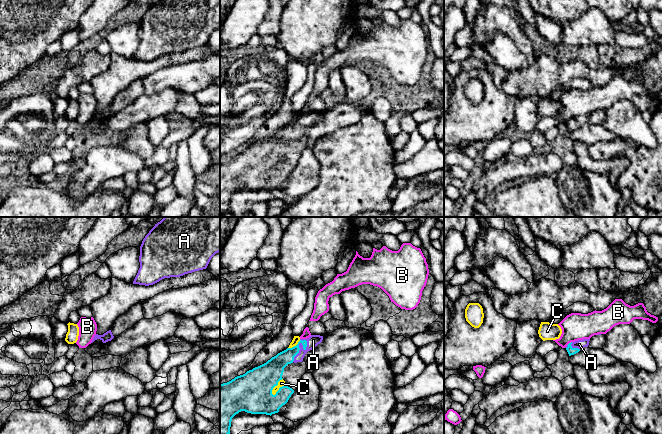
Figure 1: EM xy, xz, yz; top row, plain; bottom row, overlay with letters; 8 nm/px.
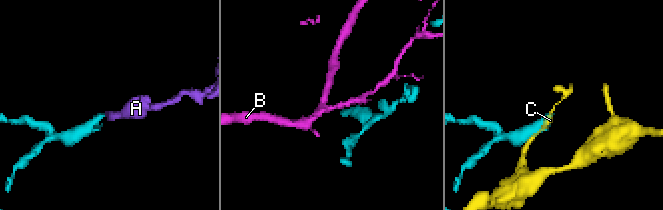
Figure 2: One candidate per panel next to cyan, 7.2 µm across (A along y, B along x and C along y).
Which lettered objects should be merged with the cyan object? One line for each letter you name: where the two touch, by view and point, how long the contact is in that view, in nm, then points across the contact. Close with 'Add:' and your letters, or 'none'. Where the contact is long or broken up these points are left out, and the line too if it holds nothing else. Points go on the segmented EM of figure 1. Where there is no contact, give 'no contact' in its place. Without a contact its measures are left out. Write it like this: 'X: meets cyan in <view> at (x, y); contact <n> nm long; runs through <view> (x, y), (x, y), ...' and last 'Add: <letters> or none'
A: meets cyan in xz at (299, 349); contact 220 nm long; runs through xz (274, 367), (283, 358), (299, 349), (304, 349), (313, 340)
Add: A

